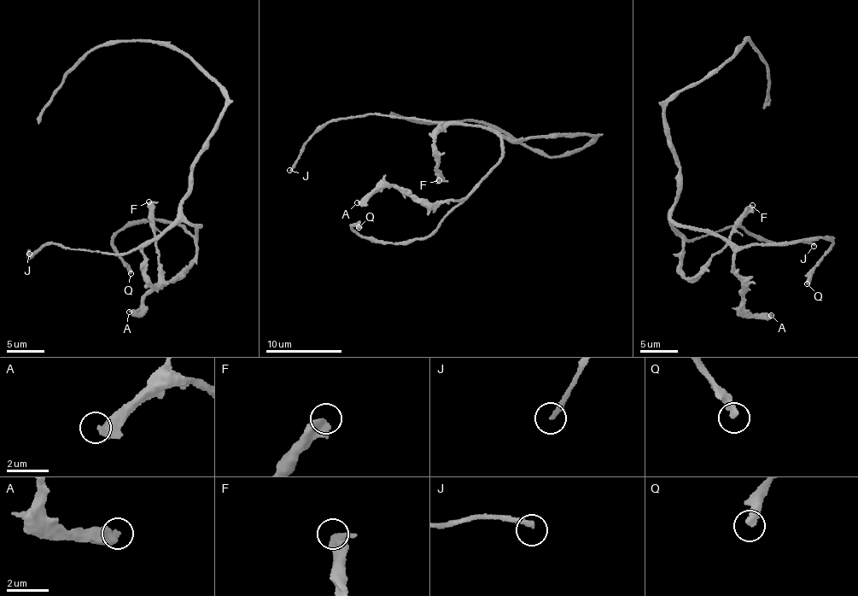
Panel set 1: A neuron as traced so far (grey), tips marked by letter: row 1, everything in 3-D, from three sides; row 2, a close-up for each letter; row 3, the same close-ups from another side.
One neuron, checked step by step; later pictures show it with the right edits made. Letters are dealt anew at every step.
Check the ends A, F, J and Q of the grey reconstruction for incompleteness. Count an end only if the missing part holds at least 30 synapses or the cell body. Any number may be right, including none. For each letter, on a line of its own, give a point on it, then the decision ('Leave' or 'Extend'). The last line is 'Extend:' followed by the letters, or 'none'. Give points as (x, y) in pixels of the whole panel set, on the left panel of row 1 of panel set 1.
A: Place: (129, 312). Leave
F: Place: (148, 201). Leave
J: Place: (29, 254). Extend
Q: Place: (131, 273). Extend
Extend: J, Q

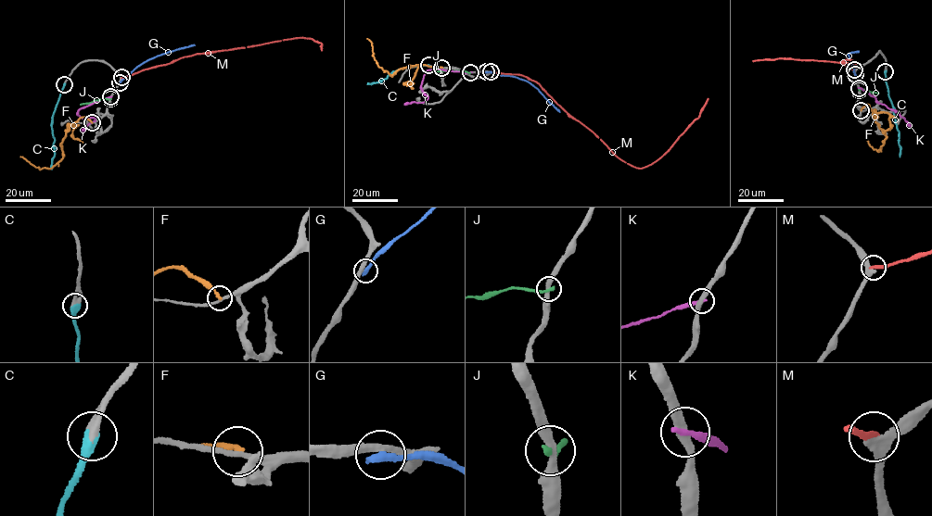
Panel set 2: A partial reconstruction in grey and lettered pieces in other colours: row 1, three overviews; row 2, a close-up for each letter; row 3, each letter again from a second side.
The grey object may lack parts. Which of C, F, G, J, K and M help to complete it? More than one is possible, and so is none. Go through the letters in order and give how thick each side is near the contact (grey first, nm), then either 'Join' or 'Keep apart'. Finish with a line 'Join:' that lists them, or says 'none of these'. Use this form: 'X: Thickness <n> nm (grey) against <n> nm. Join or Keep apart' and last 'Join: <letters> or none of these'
C: Thickness 400 nm (grey) against 500 nm. Join
F: Thickness 220 nm (grey) against 180 nm. Keep apart
G: Thickness 320 nm (grey) against 340 nm. Keep apart
J: Thickness 320 nm (grey) against 260 nm. Keep apart
K: Thickness 320 nm (grey) against 240 nm. Keep apart
M: Thickness 240 nm (grey) against 240 nm. Keep apart
Join: C

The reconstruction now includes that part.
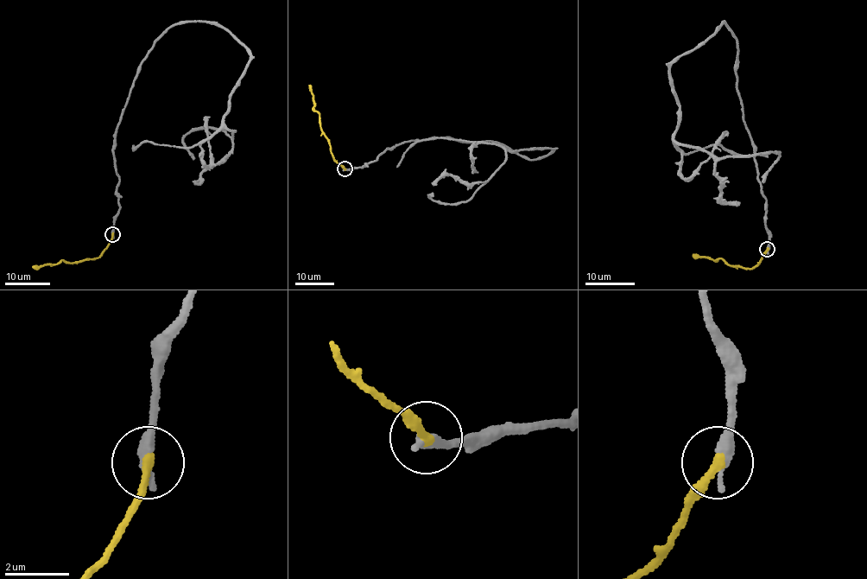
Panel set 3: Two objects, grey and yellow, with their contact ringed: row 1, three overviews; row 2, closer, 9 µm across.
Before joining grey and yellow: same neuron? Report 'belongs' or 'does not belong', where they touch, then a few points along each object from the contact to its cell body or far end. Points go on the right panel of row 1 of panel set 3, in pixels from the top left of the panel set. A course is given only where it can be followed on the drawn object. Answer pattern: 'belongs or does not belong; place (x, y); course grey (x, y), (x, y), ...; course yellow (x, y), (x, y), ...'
belongs; place (767, 249); course grey (768, 250), (737, 42), (722, 22), (671, 64), (673, 139), (717, 157), (776, 150), (762, 182); course yellow (768, 250), (750, 269), (692, 253)

